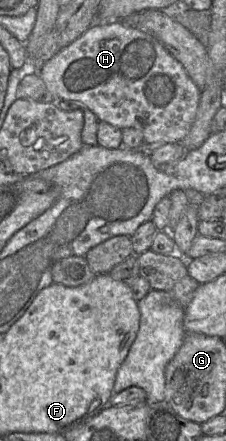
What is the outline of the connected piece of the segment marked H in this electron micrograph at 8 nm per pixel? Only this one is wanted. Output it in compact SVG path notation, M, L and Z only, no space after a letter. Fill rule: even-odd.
M123 22L94 23L86 32L67 47L59 51L50 60L39 67L38 74L44 81L47 89L63 101L76 101L85 104L99 119L107 122L121 130L135 128L142 132L143 143L148 146L155 146L166 143L181 143L188 134L195 120L201 91L188 76L185 69L152 35L142 32L134 27L125 25Z

